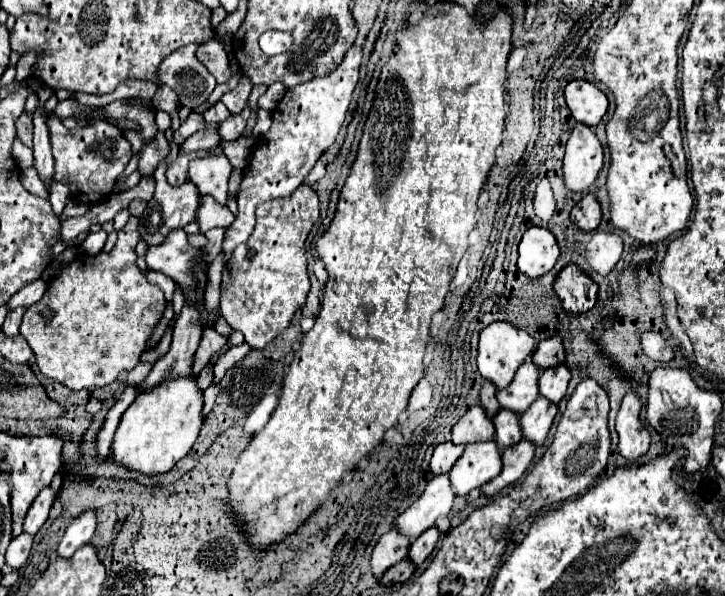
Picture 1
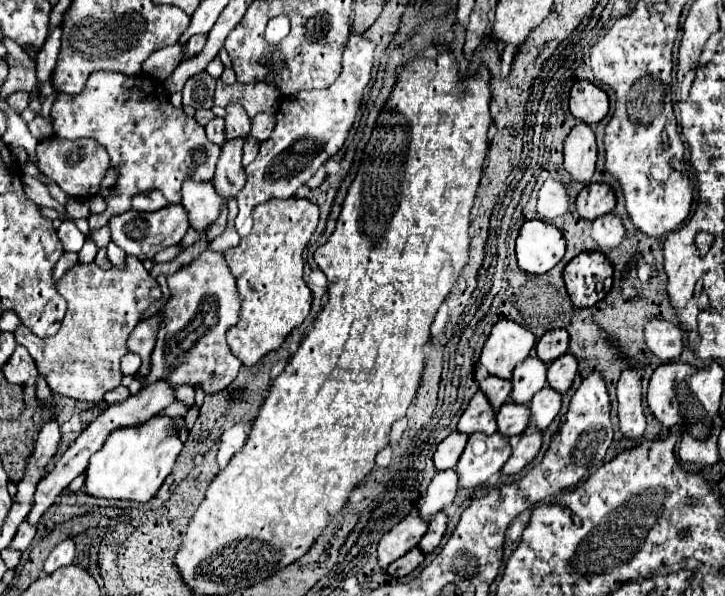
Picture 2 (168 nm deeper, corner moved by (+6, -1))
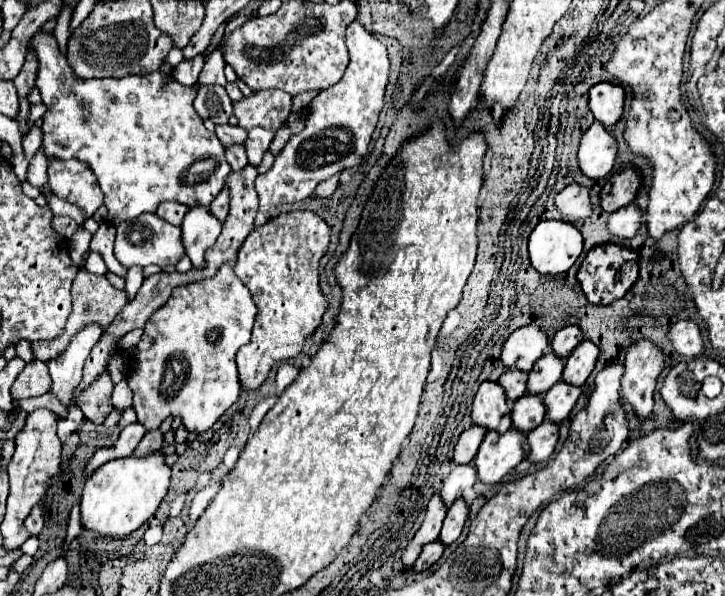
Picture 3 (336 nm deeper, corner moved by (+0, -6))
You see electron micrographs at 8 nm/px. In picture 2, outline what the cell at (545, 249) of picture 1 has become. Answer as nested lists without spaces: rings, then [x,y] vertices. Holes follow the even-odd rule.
[[[526,221],[516,239],[518,265],[526,273],[548,273],[560,263],[564,251],[566,241],[562,231],[546,221]]]

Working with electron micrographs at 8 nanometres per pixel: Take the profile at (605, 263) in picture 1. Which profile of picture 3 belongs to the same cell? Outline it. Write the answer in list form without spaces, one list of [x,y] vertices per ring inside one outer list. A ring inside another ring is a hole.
[[[632,202],[624,208],[620,208],[618,212],[610,214],[608,216],[608,232],[618,238],[618,240],[630,240],[636,236],[638,228],[640,228],[640,222],[642,222],[642,216],[640,216],[640,210],[638,206]]]

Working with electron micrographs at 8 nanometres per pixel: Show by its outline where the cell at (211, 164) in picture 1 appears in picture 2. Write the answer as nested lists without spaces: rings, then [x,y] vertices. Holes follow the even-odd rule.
[[[184,181],[182,185],[182,207],[188,213],[190,227],[198,233],[204,233],[218,217],[220,205],[224,199],[212,189],[212,183]]]

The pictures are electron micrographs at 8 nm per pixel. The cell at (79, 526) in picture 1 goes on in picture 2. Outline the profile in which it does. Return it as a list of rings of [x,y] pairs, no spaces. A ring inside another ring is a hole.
[[[66,539],[66,541],[58,543],[54,547],[54,551],[48,555],[48,559],[44,561],[44,573],[50,575],[50,573],[54,573],[60,567],[70,565],[72,561],[74,561],[74,541]]]

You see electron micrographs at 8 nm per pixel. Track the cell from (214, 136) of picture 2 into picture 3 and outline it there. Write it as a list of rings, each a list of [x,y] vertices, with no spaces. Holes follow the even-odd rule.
[[[232,144],[232,146],[228,146],[228,148],[226,148],[226,160],[228,160],[228,164],[232,166],[232,170],[242,170],[242,168],[248,164],[244,146],[242,146],[242,144]]]

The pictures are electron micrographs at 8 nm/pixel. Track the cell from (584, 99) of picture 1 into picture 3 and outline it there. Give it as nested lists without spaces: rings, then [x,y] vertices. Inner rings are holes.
[[[598,82],[588,92],[588,106],[602,126],[614,126],[624,110],[624,90],[618,84]]]

